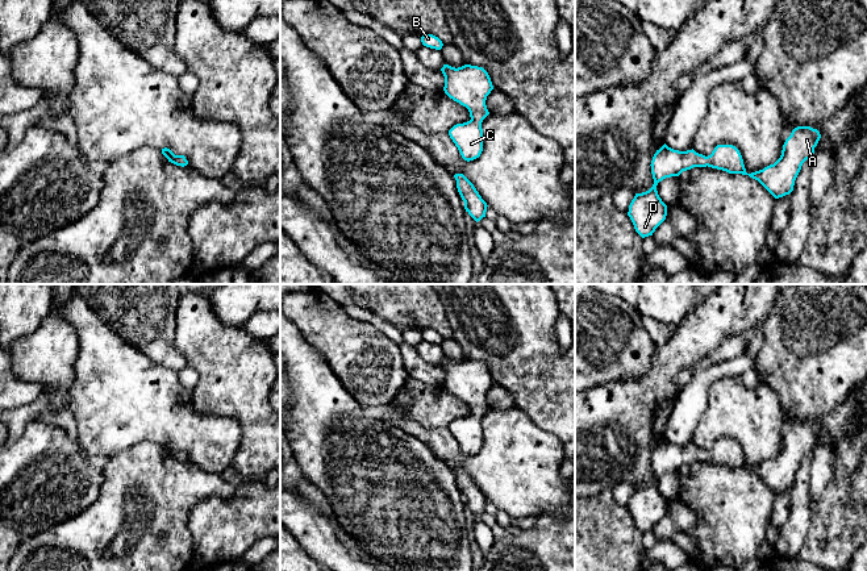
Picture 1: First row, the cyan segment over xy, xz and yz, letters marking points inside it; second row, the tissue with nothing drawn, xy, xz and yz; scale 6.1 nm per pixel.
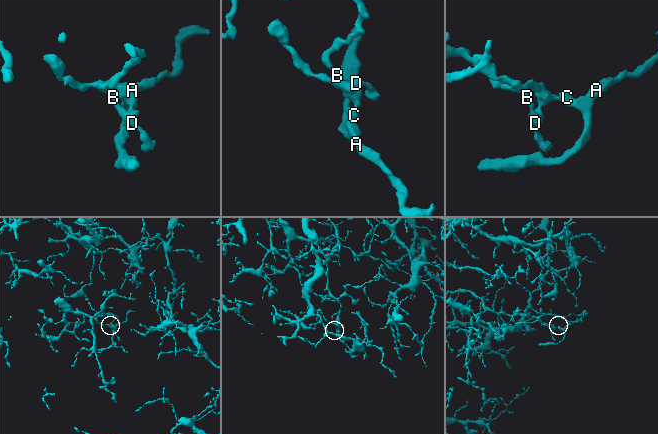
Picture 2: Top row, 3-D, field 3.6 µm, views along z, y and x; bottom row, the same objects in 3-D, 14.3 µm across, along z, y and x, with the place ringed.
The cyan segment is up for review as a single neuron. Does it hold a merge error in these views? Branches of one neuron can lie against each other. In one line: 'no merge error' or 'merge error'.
no merge error

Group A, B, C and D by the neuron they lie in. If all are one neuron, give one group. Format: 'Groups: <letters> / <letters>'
Groups: A B C D

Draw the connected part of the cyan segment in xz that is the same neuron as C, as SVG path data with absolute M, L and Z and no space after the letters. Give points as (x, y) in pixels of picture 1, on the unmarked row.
M443 359L445 388L466 401L471 414L457 418L449 425L449 430L467 457L480 451L483 446L482 417L489 409L485 395L493 384L491 372L483 362L464 359L451 362Z

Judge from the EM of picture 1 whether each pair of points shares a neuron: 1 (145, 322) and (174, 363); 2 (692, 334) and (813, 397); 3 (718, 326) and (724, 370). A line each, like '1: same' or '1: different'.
1: same
2: different
3: different

